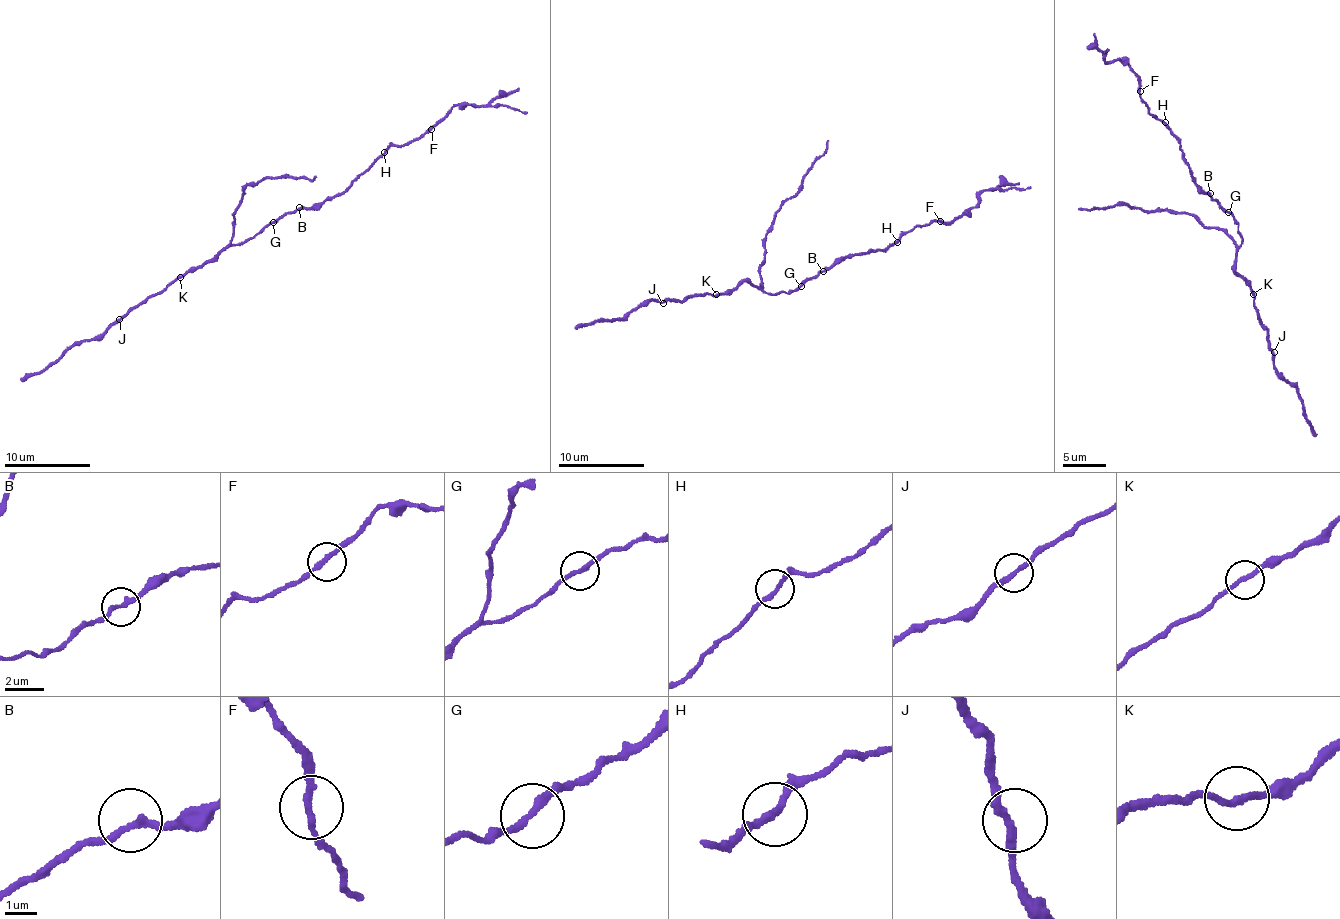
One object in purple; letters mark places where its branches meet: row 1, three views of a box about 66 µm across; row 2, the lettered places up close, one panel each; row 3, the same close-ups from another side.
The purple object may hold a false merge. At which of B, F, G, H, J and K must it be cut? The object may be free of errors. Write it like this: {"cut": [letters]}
{"cut": []}

